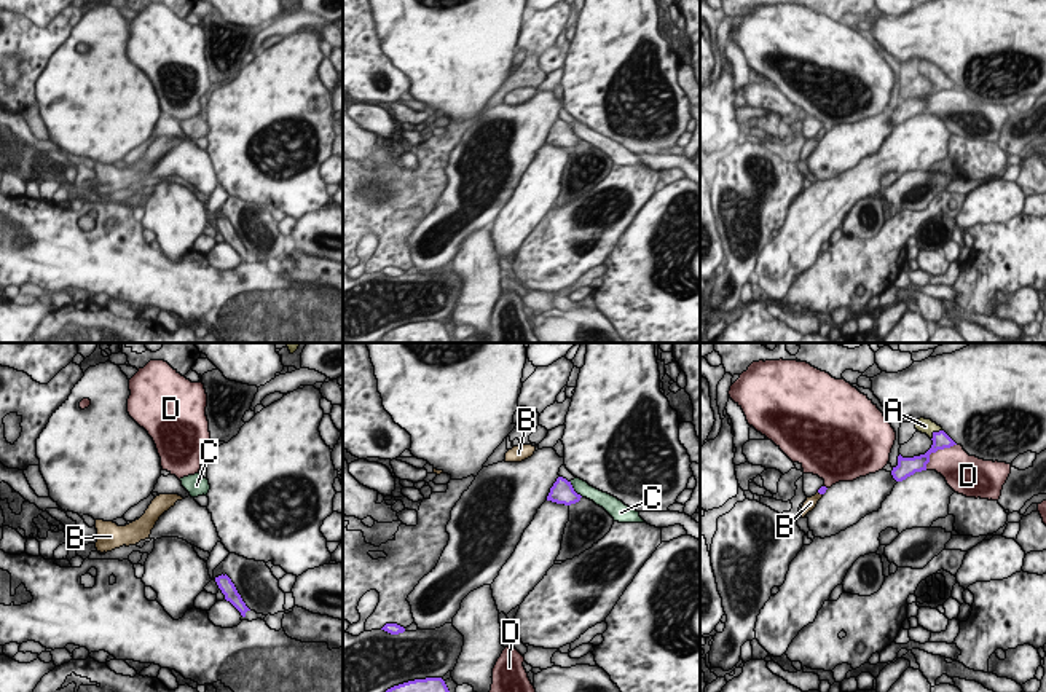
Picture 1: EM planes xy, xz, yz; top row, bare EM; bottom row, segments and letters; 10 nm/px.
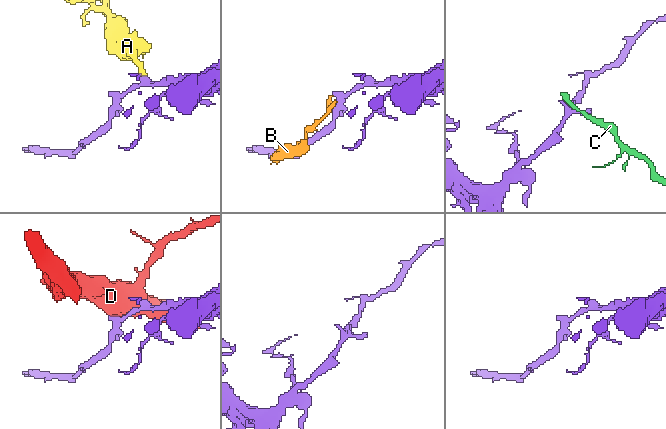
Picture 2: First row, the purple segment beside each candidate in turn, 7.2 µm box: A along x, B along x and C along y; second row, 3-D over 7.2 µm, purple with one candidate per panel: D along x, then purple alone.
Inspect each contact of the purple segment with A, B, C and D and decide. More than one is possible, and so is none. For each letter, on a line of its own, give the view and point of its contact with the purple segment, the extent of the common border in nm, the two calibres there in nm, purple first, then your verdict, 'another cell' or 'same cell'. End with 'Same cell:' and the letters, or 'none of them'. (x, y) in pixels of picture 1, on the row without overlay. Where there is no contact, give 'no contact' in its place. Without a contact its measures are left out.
A: contact yz (935, 75); length 150 nm; calibres 170 and 160 nm; same cell
B: contact yz (820, 136); length 60 nm; calibres 70 and 120 nm; same cell
C: contact xz (573, 133); length 200 nm; calibres 240 and 140 nm; another cell
D: contact yz (935, 94); length 420 nm; calibres 170 and 340 nm; another cell
Same cell: A, B

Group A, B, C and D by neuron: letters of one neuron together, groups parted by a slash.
A B / C / D

